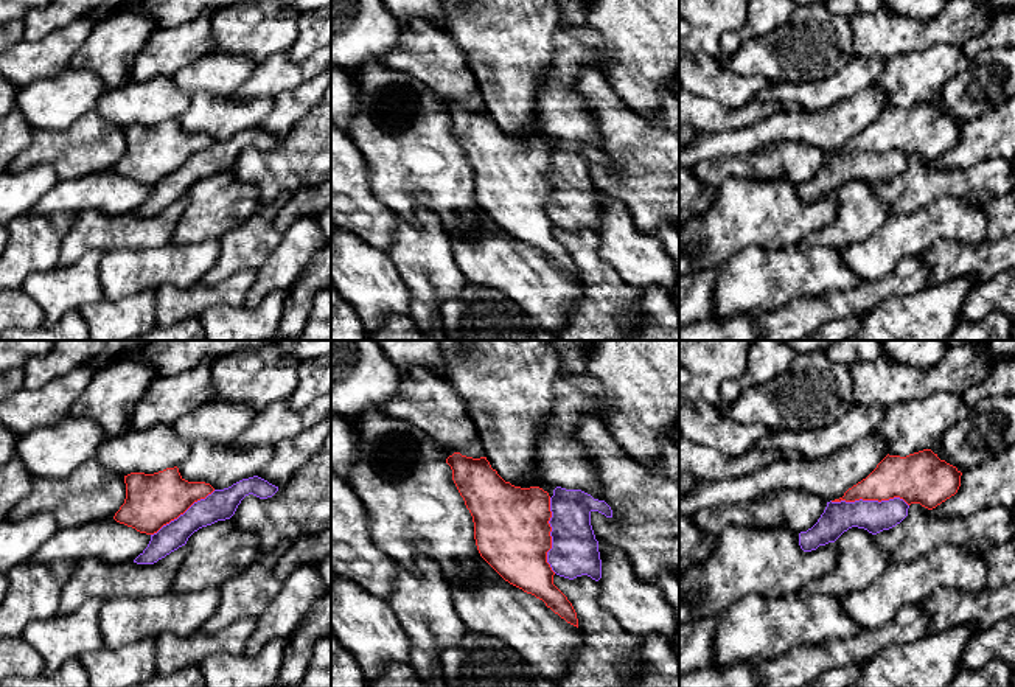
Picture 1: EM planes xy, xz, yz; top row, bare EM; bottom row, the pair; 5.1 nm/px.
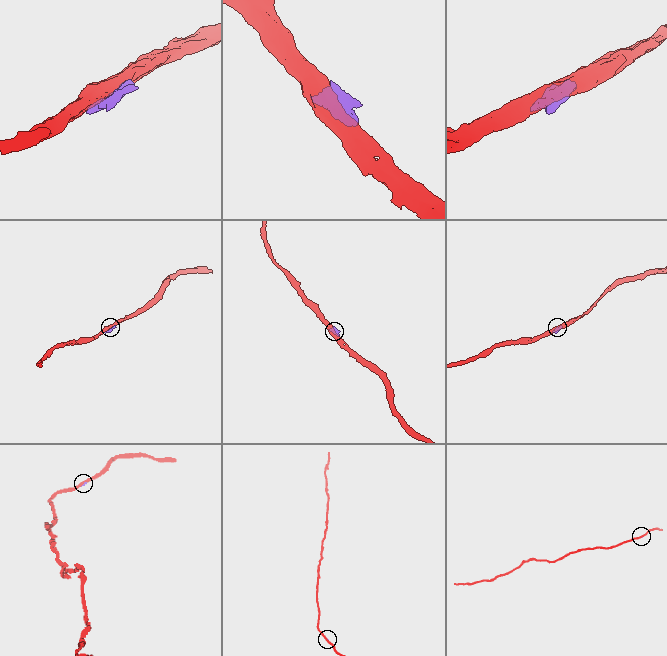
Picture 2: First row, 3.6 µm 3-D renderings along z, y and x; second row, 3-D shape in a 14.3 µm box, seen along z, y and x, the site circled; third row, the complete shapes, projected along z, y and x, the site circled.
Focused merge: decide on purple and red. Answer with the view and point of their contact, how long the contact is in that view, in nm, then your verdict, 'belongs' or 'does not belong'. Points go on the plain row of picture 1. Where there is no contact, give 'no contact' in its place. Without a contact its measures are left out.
yz (869, 153) | 400 nm | does not belong

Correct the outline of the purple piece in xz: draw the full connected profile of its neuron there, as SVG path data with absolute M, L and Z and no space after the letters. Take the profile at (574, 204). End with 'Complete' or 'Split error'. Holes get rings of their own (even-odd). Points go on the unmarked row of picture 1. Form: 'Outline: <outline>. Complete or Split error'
Outline: M556 138L550 149L550 163L552 201L547 204L547 214L552 222L569 232L588 227L598 233L602 211L591 165L598 163L612 169L611 159L581 141Z. Complete

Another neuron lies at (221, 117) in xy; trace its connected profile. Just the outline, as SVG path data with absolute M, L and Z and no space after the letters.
M207 92L191 95L191 101L179 117L182 131L205 134L215 141L224 141L233 135L260 127L274 107L274 98L219 96Z

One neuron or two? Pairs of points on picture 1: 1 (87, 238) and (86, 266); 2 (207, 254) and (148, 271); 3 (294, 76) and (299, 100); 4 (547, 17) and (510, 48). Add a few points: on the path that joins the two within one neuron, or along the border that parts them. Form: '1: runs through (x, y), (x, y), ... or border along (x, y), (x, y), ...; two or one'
1: border along (103, 252), (86, 252), (76, 261), (59, 266); two
2: runs through (193, 261), (162, 265); one
3: border along (314, 76), (283, 90), (274, 100); two
4: runs through (538, 20), (519, 39); one

